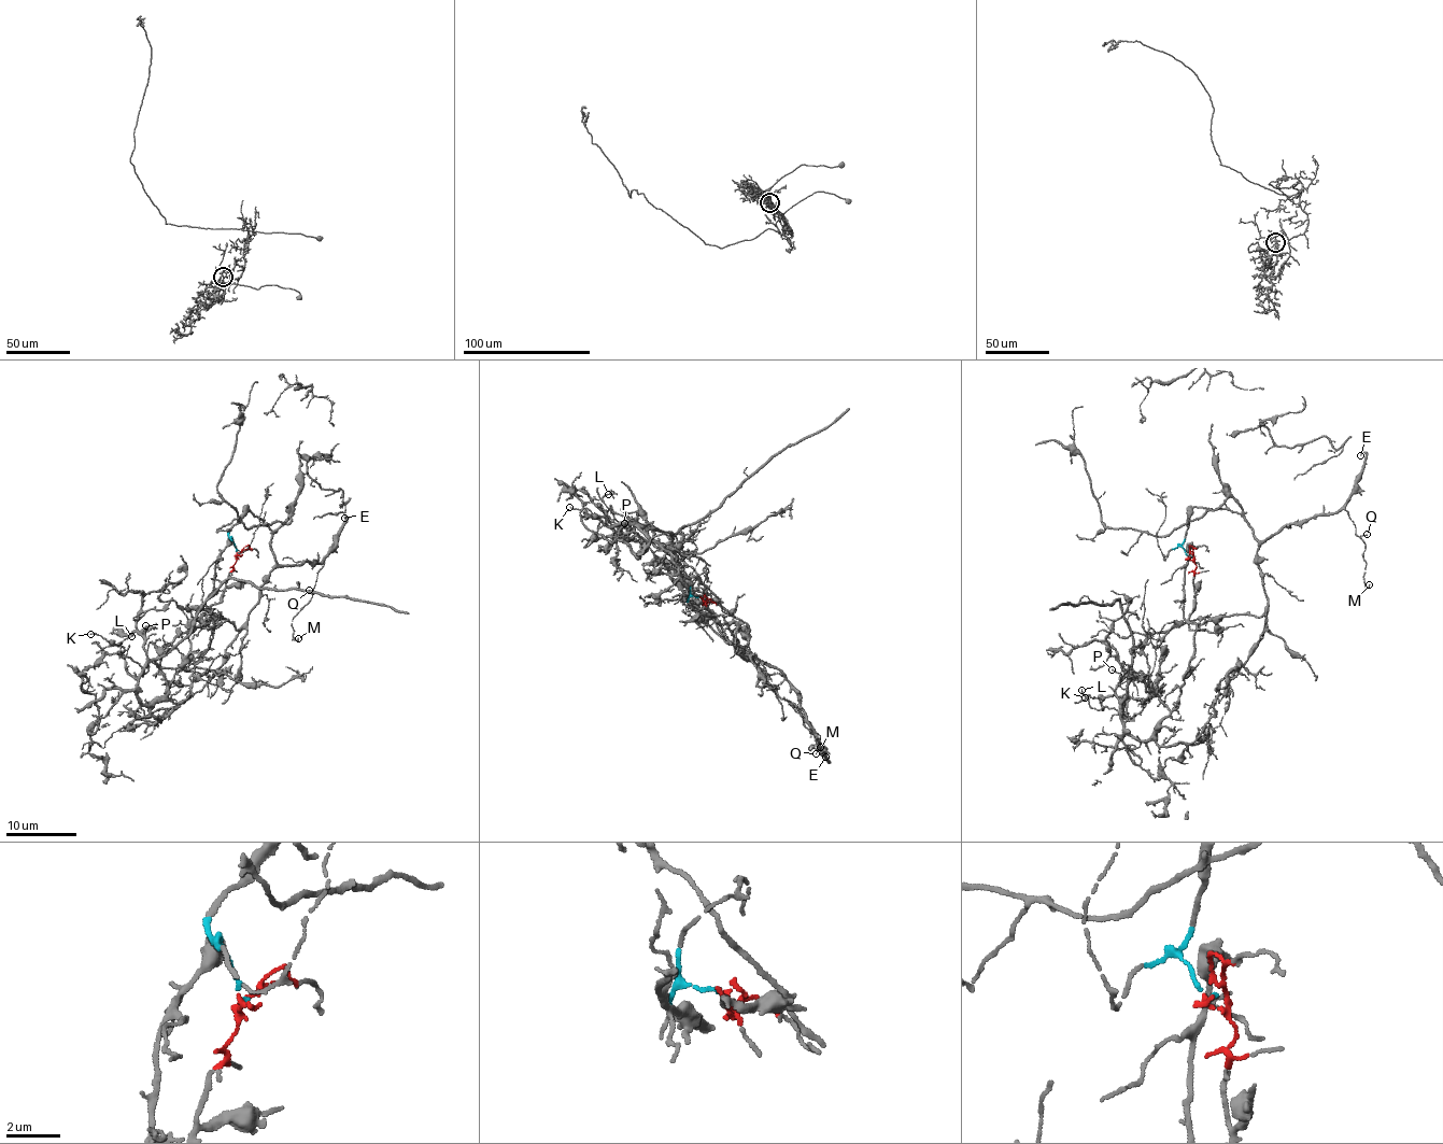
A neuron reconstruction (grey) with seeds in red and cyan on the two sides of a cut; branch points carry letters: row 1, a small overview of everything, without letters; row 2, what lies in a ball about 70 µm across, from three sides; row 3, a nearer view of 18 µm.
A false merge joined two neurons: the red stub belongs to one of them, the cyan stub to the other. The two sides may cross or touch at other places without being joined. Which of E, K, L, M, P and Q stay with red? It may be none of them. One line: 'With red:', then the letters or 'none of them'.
With red: K, L, P

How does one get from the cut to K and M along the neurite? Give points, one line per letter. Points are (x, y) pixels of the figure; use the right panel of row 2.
K: (1187, 556), (1196, 565), (1188, 618), (1196, 637), (1178, 704), (1141, 740), (1125, 728), (1123, 698), (1085, 697)
M: (1187, 554), (1182, 546), (1193, 508), (1234, 511), (1260, 541), (1287, 524), (1346, 510), (1364, 544), (1370, 584)

